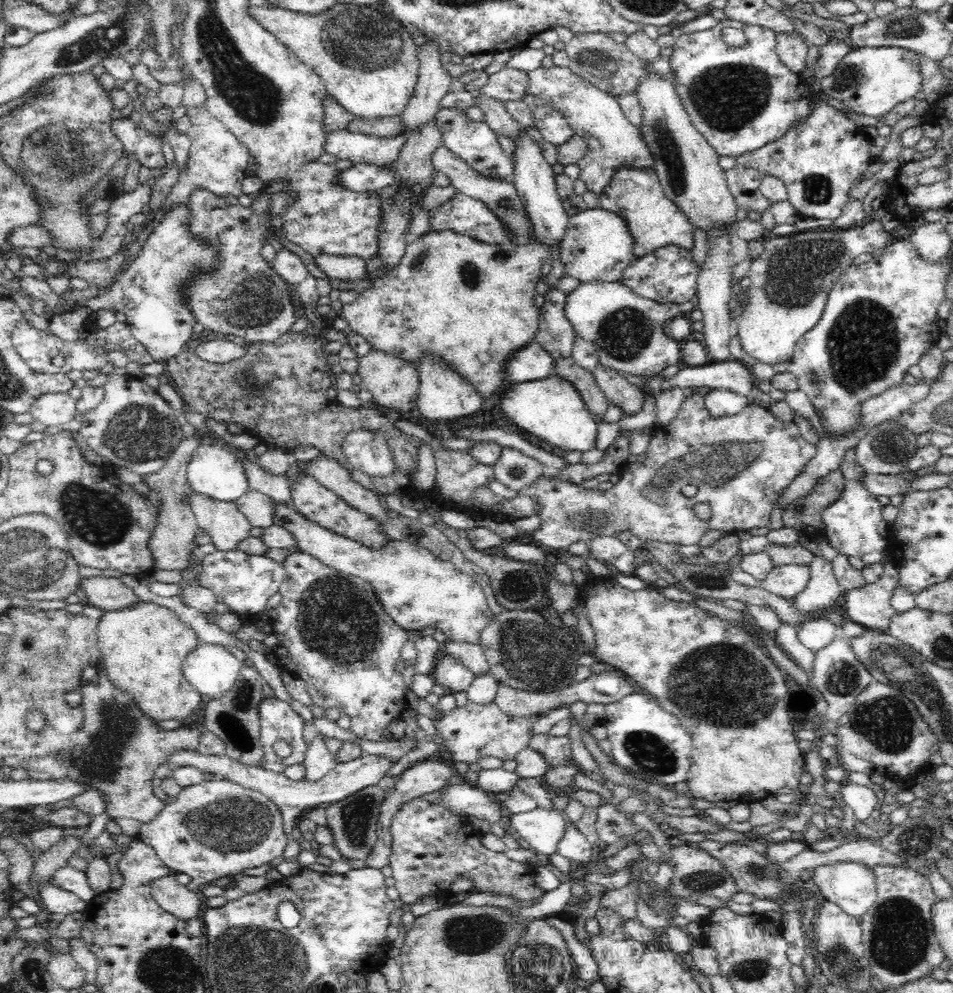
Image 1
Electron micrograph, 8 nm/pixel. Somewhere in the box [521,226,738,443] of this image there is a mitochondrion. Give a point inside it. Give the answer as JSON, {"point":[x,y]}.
{"point":[624,334]}

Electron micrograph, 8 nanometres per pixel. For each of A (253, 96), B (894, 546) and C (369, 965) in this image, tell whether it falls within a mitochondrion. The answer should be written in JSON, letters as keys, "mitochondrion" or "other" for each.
{"A":"mitochondrion","B":"other","C":"other"}

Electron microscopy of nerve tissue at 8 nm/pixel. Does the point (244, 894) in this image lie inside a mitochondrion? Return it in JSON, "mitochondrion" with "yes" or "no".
{"mitochondrion":"no"}

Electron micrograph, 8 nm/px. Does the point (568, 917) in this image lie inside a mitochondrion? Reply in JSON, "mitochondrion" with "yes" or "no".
{"mitochondrion":"no"}

